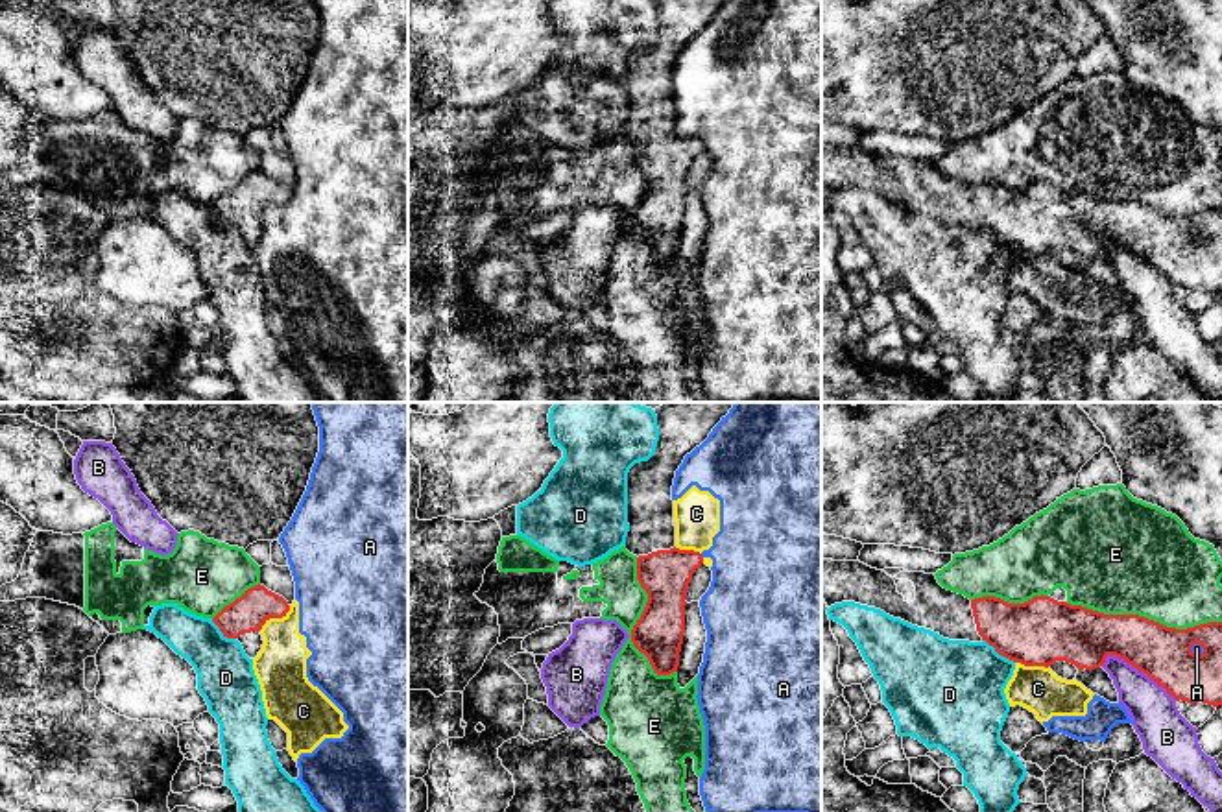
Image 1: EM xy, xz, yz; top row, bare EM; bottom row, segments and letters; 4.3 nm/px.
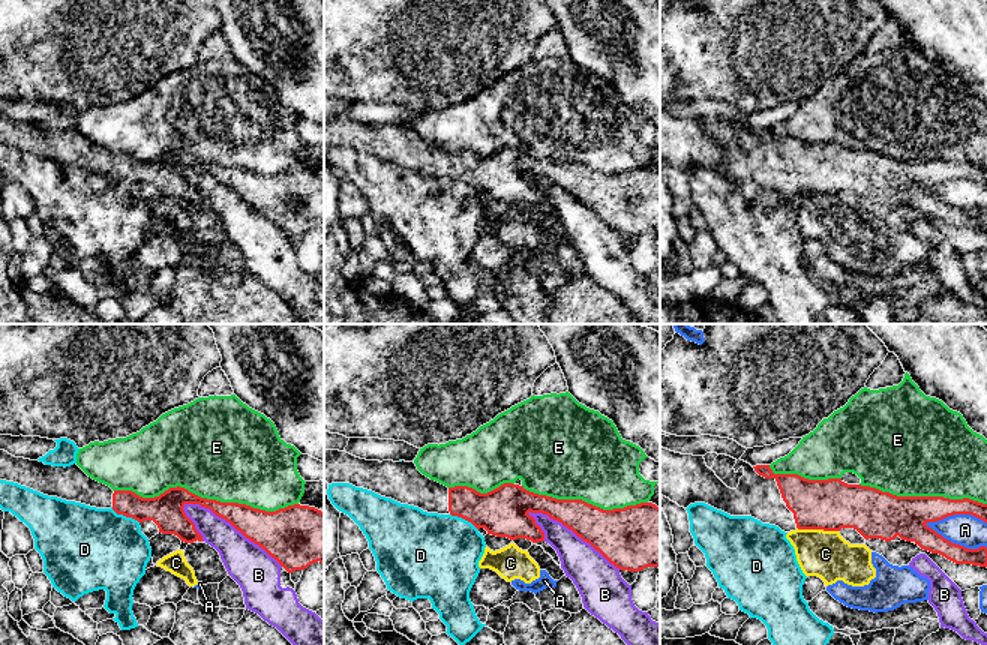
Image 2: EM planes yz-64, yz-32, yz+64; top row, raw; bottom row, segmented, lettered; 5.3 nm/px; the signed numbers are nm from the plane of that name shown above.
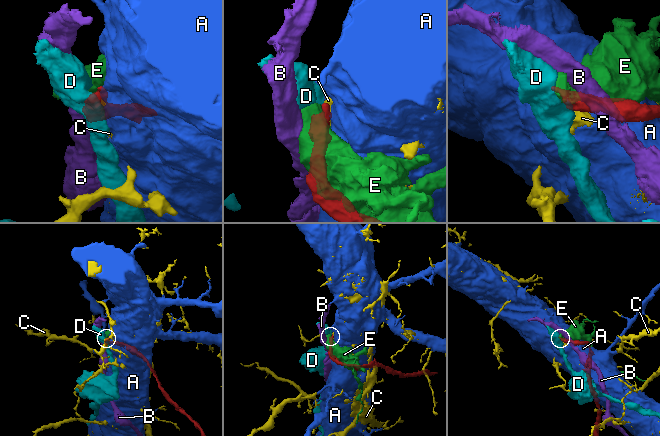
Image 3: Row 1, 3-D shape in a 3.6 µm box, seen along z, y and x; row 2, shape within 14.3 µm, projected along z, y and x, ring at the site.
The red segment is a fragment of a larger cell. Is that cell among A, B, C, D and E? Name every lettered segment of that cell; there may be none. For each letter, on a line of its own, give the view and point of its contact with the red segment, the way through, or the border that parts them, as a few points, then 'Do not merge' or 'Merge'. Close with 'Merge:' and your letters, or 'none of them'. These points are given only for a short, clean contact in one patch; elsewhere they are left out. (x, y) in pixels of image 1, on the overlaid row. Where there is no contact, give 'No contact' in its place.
A: Touches red at yz (1195, 654). Do not merge
B: Touches red at yz (1141, 670). Do not merge
C: Touches red at xy (275, 617). Do not merge
D: Touches red at yz (999, 654). Boundary: yz (982, 639), (1014, 663). Do not merge
E: Touches red at yz (1143, 617). Do not merge
Merge: none of them

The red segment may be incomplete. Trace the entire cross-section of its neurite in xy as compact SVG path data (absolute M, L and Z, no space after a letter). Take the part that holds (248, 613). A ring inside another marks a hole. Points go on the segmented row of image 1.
M264 585L247 589L233 603L225 605L212 622L223 637L236 639L246 655L255 659L262 650L260 629L270 618L282 618L290 611L288 602Z

